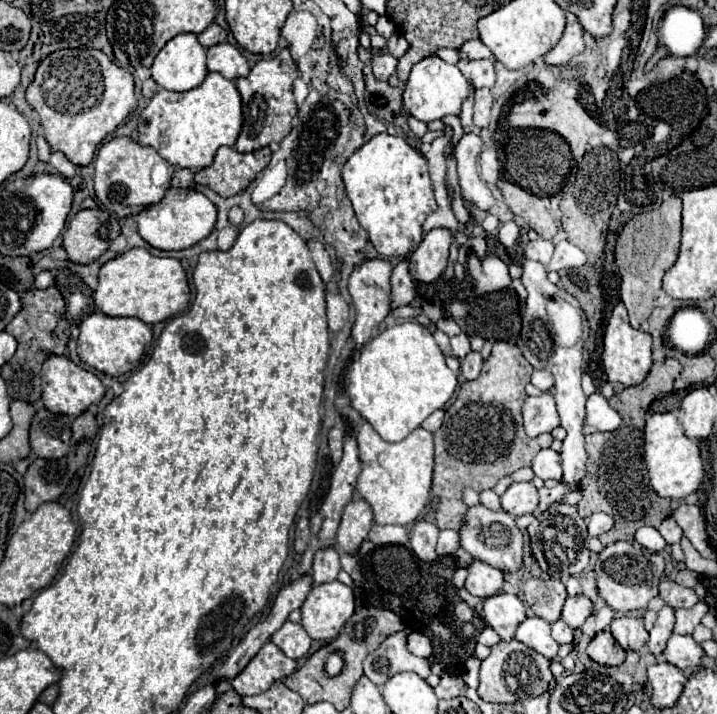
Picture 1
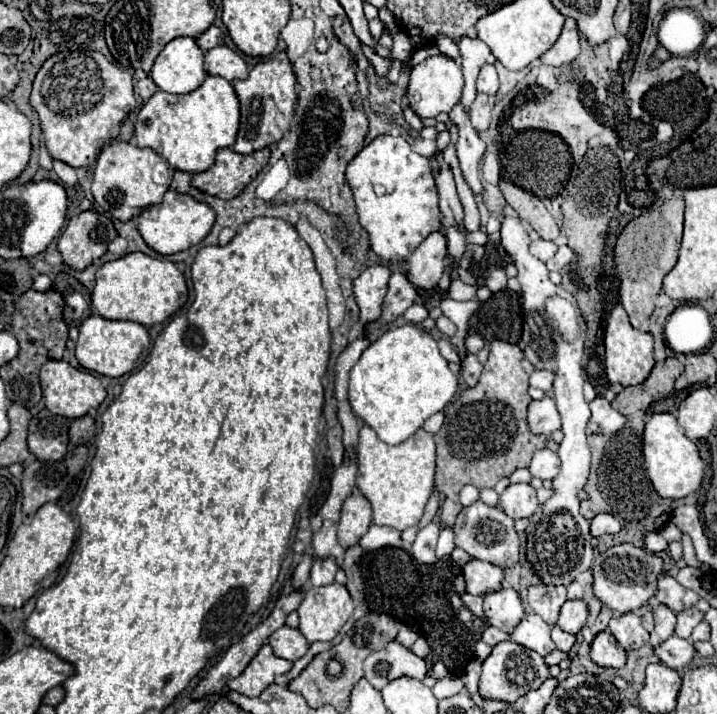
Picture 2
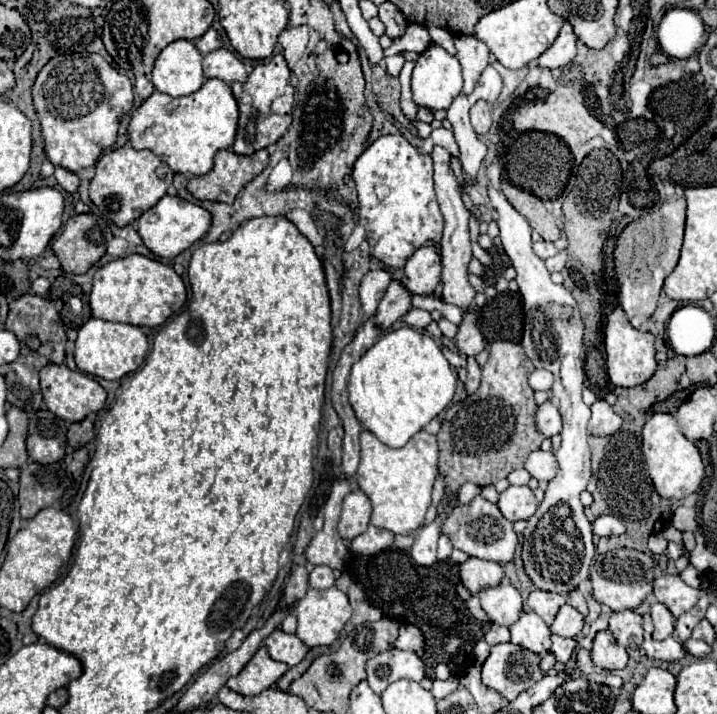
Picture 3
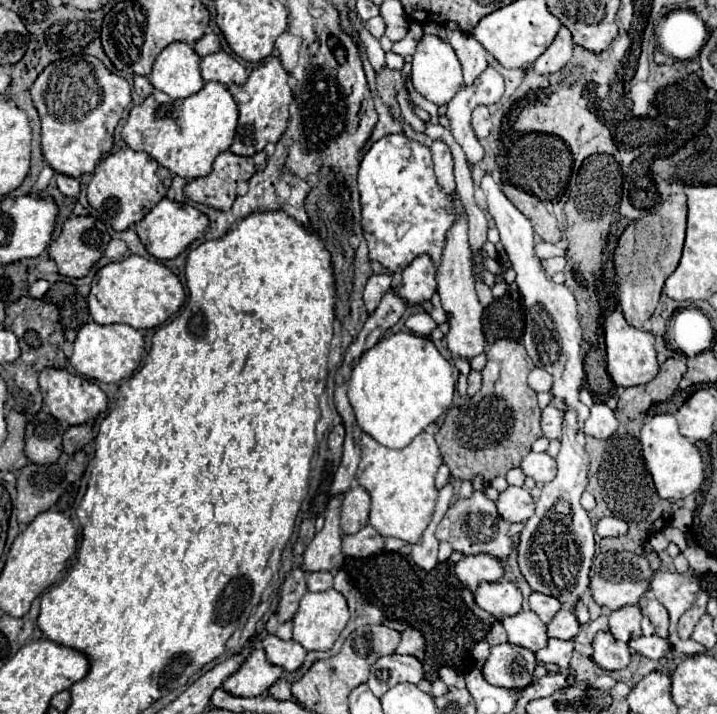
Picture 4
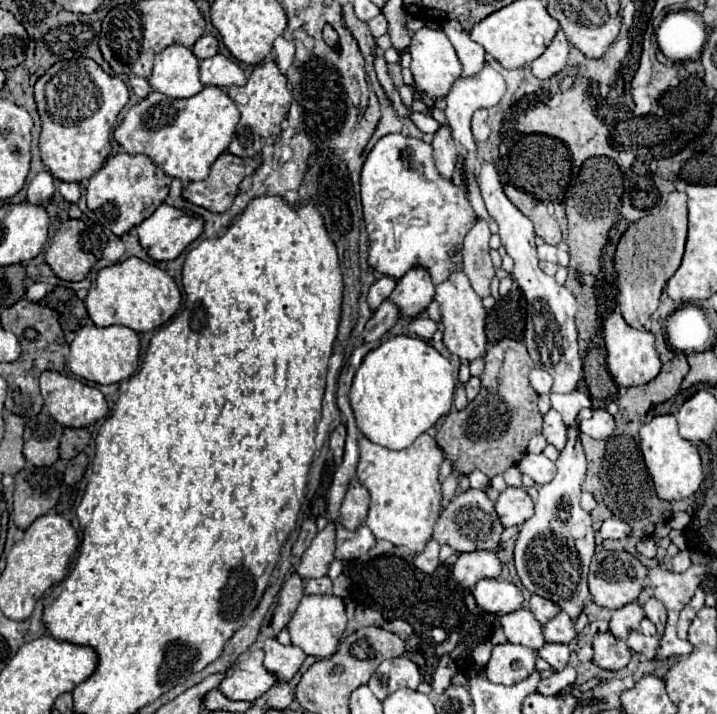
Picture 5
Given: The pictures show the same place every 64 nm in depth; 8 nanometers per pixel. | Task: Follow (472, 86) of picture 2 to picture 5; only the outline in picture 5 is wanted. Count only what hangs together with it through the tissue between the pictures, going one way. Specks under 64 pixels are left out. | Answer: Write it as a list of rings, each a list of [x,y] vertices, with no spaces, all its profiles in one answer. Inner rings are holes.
[[[448,20],[448,22],[444,22],[442,28],[444,28],[448,40],[452,42],[460,62],[462,62],[462,68],[464,68],[462,76],[464,78],[476,76],[486,66],[484,48],[470,38],[470,34],[460,26],[458,20]]]

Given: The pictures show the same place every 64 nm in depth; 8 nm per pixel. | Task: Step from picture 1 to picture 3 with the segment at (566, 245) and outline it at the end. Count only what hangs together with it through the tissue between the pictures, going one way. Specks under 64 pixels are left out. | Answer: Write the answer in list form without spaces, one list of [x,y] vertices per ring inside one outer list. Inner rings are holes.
[[[560,250],[556,256],[552,256],[552,258],[548,258],[548,260],[546,260],[546,268],[548,268],[550,272],[560,272],[560,270],[564,268],[566,260],[568,260],[566,250]]]

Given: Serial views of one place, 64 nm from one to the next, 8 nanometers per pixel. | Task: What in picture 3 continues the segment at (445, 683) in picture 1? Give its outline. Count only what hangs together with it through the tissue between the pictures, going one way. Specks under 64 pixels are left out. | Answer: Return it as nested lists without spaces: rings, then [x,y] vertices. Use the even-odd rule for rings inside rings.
[[[456,678],[448,680],[434,680],[434,686],[432,686],[432,694],[434,698],[444,698],[448,694],[452,694],[459,686],[459,681]]]

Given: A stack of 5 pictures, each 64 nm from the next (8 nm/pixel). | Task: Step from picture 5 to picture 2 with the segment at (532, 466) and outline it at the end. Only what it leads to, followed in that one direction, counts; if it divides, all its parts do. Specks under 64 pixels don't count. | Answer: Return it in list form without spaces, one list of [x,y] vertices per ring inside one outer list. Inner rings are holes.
[[[544,448],[532,456],[532,462],[530,462],[532,476],[542,480],[552,480],[558,474],[558,470],[560,470],[560,458],[556,452]]]

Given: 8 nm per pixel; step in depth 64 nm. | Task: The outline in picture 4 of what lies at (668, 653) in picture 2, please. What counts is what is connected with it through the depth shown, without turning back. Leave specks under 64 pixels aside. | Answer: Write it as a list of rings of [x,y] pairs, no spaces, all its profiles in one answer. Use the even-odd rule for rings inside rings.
[[[640,636],[638,640],[630,642],[628,646],[634,648],[636,652],[640,652],[642,656],[646,656],[646,658],[654,658],[654,660],[668,656],[668,652],[672,650],[670,640],[668,640],[668,638],[658,638],[658,636],[650,636],[650,638]]]

